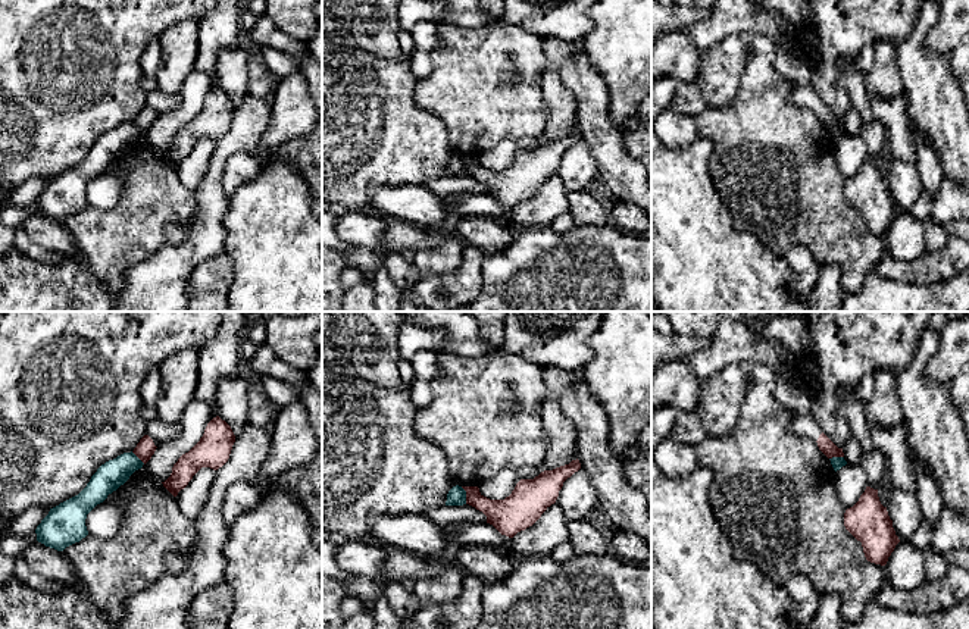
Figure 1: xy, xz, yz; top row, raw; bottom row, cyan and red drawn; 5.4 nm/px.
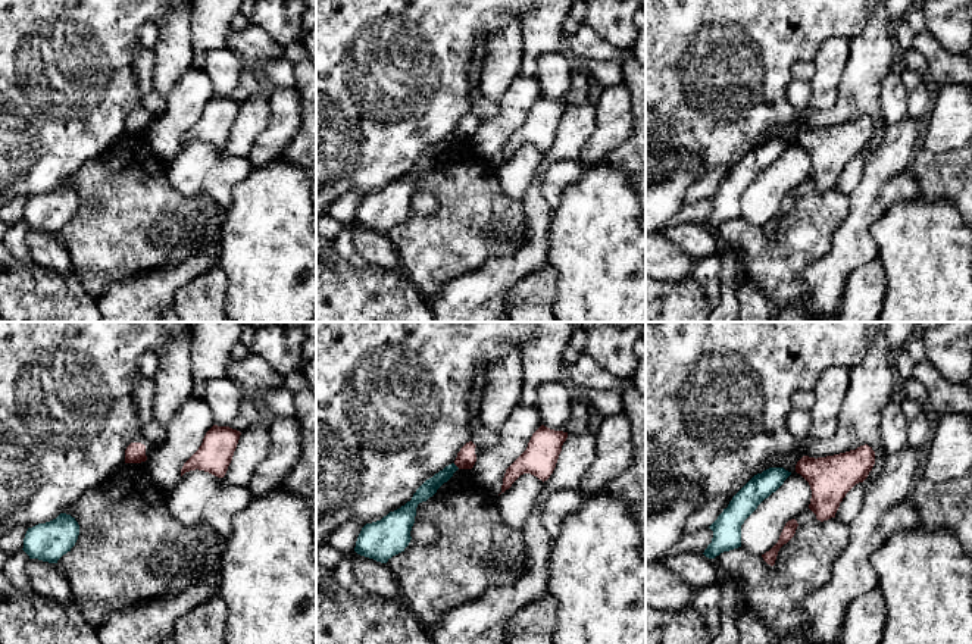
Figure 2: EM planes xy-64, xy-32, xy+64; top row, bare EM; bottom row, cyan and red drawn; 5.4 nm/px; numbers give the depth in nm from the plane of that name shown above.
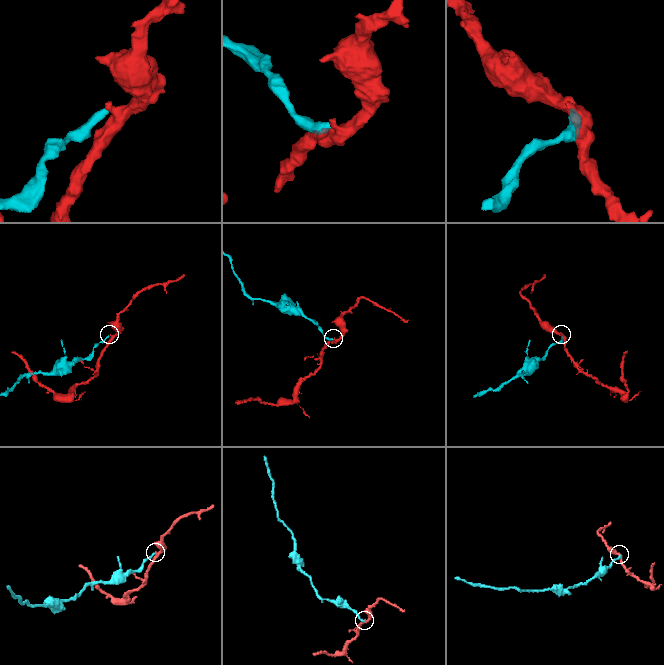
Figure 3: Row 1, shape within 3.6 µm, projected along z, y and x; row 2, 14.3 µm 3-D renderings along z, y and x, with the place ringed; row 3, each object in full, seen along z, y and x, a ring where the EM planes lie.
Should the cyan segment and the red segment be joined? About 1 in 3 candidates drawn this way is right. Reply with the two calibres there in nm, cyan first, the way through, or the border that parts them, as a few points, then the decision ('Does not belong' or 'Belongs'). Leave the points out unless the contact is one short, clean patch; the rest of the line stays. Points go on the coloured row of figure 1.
Thickness 100 nm (cyan) against 180 nm. Boundary: xz (460, 487), (465, 491), (466, 503). Does not belong

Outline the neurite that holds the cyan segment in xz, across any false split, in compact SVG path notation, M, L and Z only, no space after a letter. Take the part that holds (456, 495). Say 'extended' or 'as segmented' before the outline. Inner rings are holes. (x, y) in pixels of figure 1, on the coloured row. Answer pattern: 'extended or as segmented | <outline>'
as segmented | M456 485L447 494L446 506L463 506L466 504L466 491Z

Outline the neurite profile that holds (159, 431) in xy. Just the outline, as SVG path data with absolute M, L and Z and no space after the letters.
M160 417L147 423L147 434L156 444L163 444L175 439L179 435L179 428L175 423L168 423Z

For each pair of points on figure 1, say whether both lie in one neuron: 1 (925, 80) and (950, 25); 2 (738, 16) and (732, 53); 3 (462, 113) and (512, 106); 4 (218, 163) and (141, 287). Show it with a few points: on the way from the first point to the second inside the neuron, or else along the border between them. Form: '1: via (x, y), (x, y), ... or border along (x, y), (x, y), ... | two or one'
1: border along (938, 18), (925, 44), (946, 60), (953, 77) | two
2: border along (737, 34), (730, 34), (705, 50) | two
3: via (474, 106), (500, 106) | one
4: via (211, 196), (206, 229), (174, 262) | one

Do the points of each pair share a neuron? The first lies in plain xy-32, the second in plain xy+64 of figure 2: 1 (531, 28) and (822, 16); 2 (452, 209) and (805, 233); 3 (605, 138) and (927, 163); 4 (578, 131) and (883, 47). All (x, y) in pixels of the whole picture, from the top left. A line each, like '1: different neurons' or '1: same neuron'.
1: different neurons
2: same neuron
3: different neurons
4: different neurons

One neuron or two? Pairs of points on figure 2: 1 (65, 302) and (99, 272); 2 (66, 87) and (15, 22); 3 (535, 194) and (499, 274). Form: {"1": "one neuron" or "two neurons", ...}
{"1": "two neurons", "2": "one neuron", "3": "one neuron"}

